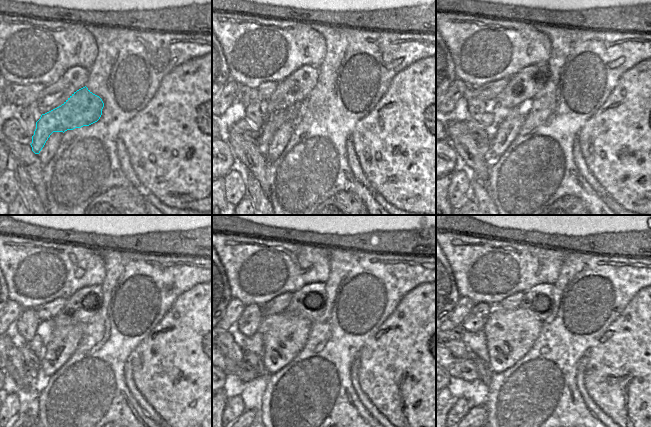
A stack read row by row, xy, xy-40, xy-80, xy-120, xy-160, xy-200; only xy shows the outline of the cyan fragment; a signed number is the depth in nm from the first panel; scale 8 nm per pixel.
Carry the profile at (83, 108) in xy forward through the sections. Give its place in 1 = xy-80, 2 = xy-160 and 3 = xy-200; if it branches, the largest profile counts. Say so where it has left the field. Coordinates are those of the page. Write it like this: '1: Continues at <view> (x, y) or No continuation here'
1: Continues at xy-80 (483, 149)
2: Continues at xy-160 (243, 370)
3: Continues at xy-200 (464, 368).

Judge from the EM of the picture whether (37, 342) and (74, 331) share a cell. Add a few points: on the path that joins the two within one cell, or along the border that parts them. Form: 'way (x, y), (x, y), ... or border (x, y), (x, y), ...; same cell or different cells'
border (45, 345), (43, 357), (40, 360); different cells

